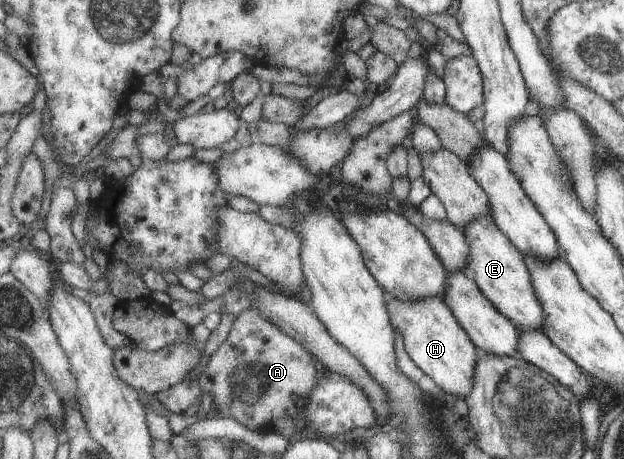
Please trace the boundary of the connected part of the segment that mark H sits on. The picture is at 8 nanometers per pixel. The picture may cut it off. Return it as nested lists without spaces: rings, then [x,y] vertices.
[[[440,296],[420,301],[388,298],[395,332],[404,337],[406,353],[450,397],[465,399],[475,387],[480,350]]]

